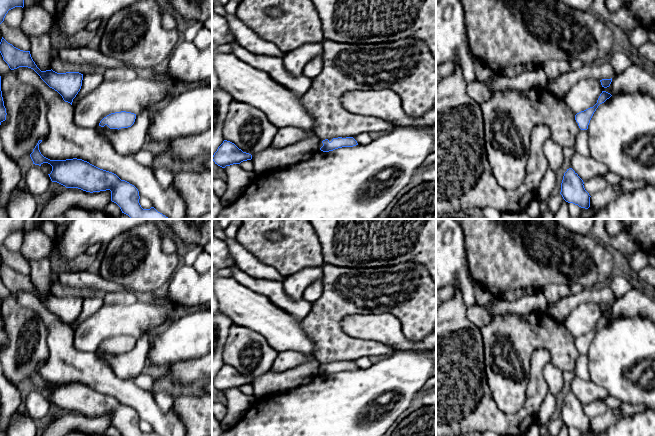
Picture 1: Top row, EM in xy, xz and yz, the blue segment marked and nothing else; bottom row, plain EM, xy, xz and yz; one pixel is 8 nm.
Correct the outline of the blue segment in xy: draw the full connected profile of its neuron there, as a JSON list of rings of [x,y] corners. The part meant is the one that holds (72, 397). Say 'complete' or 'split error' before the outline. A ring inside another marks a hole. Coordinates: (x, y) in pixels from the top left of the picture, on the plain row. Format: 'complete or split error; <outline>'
complete; [[[39,364],[30,381],[33,388],[41,390],[48,387],[52,390],[49,399],[52,406],[66,412],[78,412],[86,416],[111,415],[111,425],[116,427],[122,436],[158,436],[154,431],[143,433],[139,427],[138,413],[116,398],[100,393],[82,383],[50,384],[40,374]]]

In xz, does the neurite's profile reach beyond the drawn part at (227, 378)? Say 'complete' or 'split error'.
complete

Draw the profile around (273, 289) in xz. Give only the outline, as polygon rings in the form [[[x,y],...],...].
[[[235,264],[230,267],[233,278],[254,292],[269,298],[270,302],[285,310],[296,320],[303,320],[310,312],[312,302],[303,297],[299,300],[291,300],[285,293],[283,281],[254,278],[240,270]]]

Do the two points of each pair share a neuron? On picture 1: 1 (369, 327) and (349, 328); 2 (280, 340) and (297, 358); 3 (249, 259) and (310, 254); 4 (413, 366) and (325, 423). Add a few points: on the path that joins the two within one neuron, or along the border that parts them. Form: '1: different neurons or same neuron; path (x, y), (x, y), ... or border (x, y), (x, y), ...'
1: same neuron; path (364, 327), (354, 327)
2: different neurons; border (307, 357), (304, 362), (295, 367), (279, 371)
3: different neurons; border (238, 243), (262, 262), (276, 270)
4: same neuron; path (391, 384), (374, 392), (357, 408), (347, 413)

